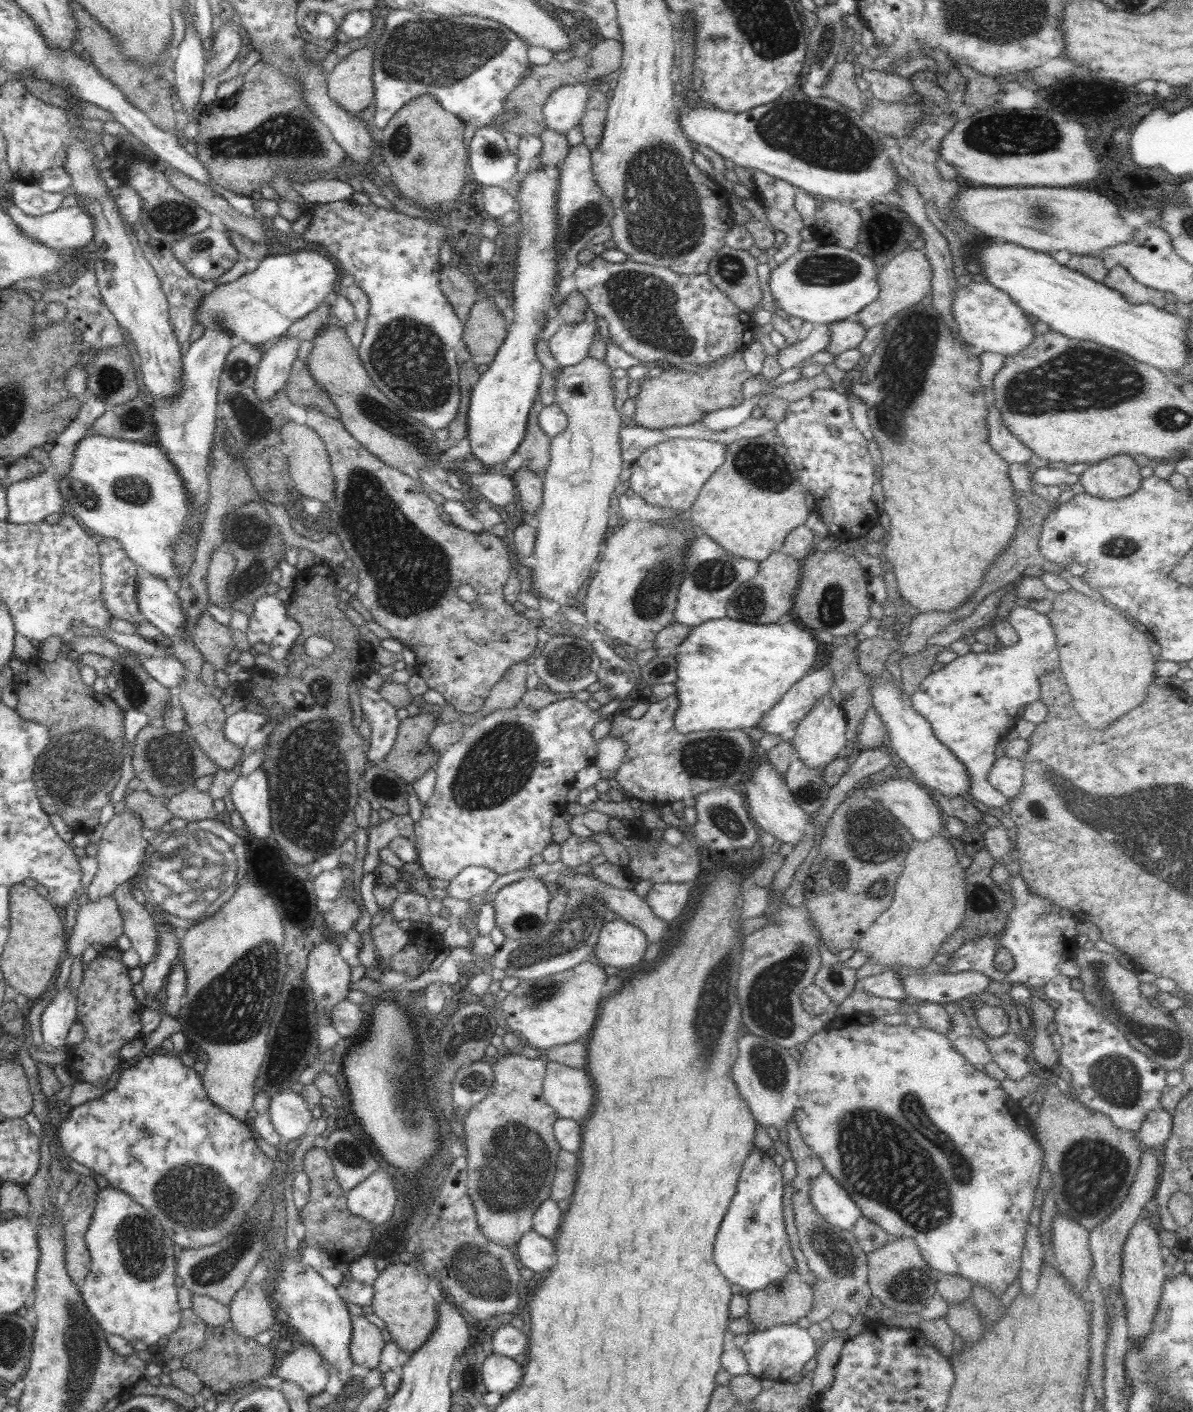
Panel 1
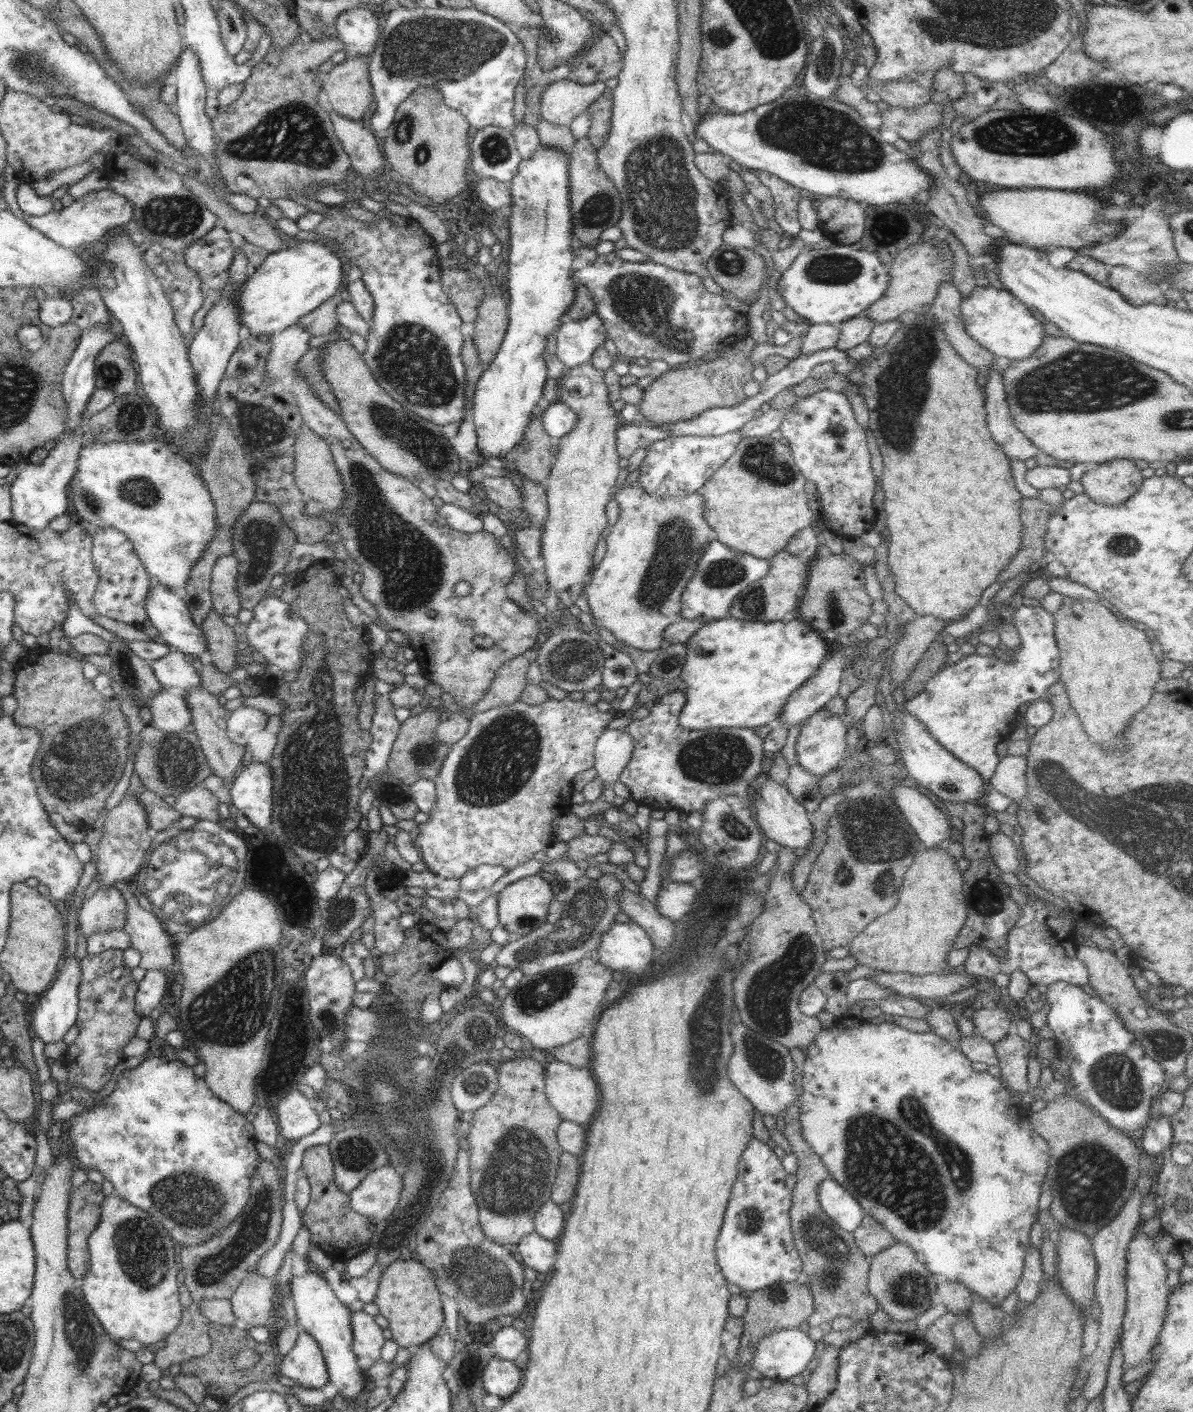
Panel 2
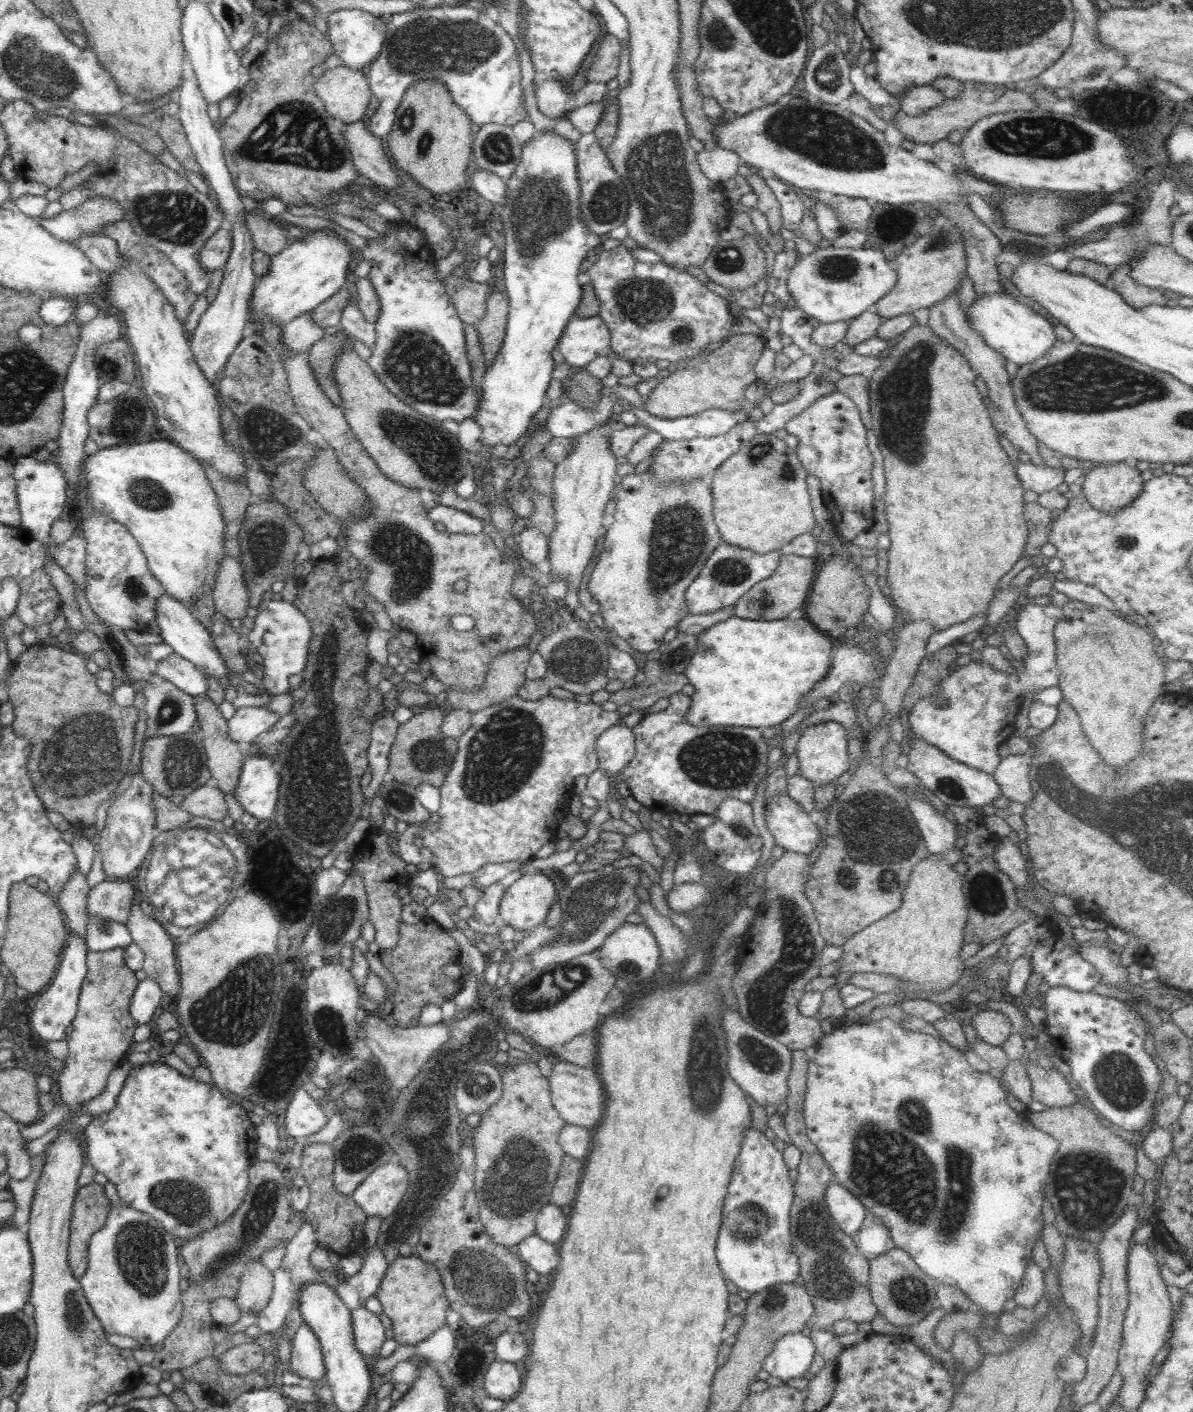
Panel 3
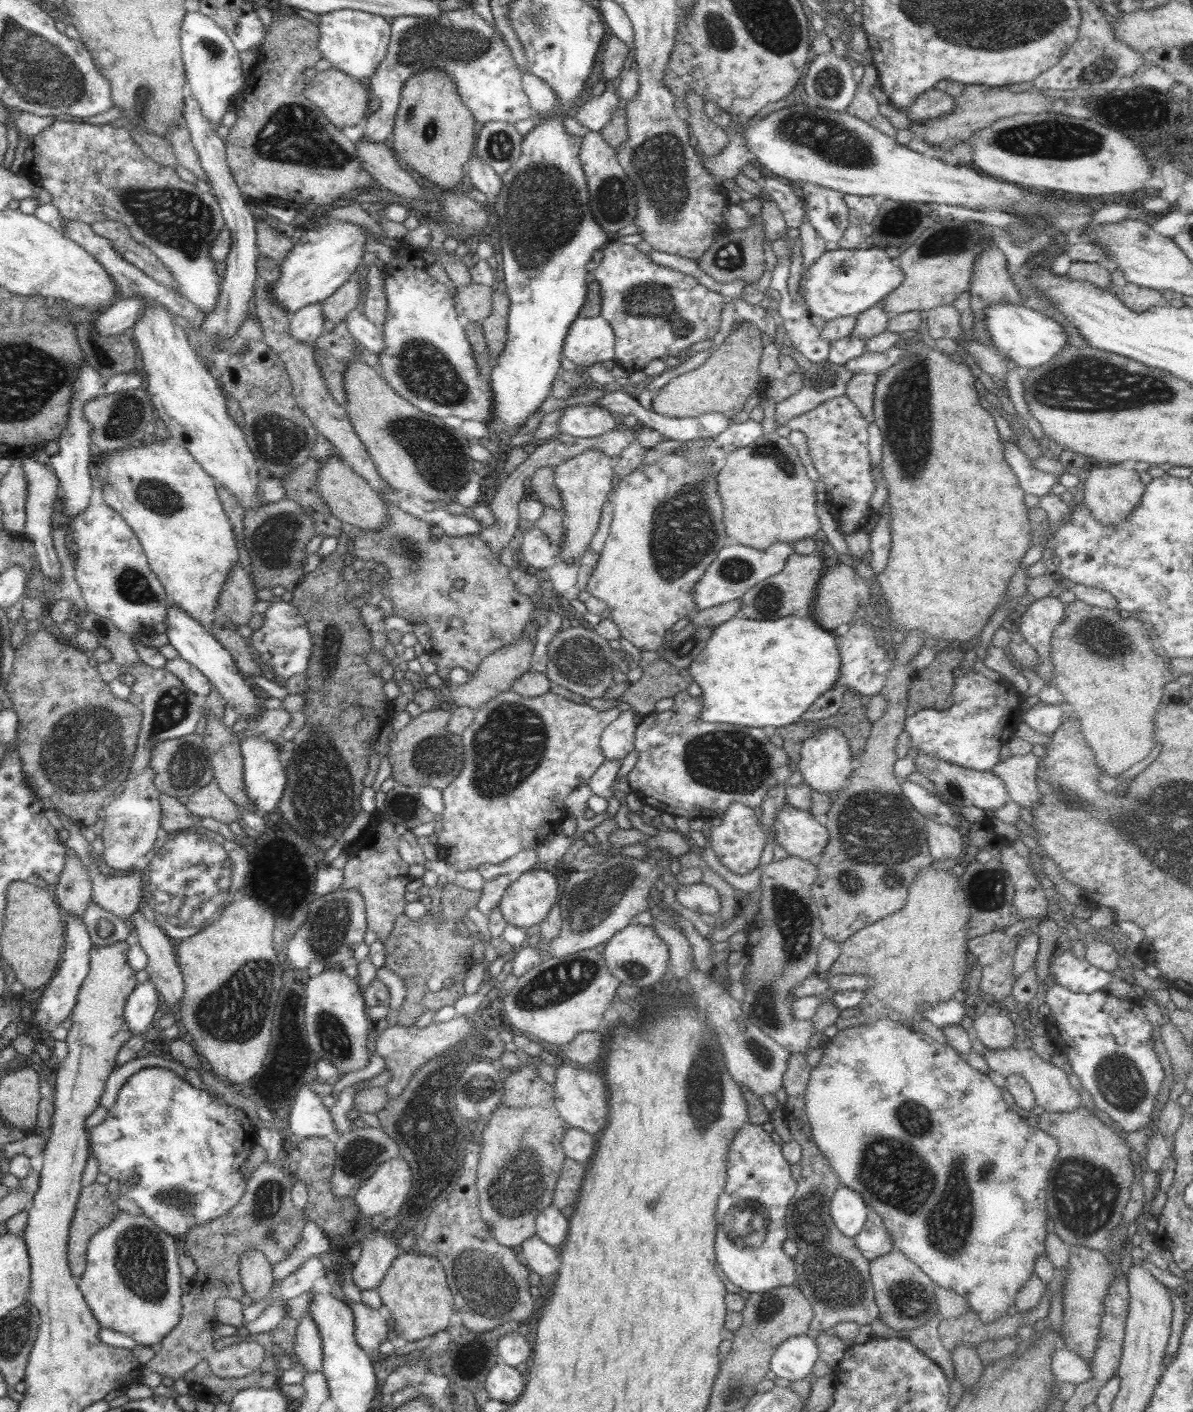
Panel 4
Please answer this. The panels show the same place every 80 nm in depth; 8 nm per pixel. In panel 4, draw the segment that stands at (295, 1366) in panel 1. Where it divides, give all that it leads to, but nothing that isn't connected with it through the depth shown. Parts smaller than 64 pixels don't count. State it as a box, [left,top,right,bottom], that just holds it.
[294,1312,323,1373]

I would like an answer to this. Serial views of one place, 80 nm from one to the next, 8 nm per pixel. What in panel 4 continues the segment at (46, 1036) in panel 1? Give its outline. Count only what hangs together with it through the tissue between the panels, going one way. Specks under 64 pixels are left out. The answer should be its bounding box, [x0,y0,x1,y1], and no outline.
[30,915,93,1040]

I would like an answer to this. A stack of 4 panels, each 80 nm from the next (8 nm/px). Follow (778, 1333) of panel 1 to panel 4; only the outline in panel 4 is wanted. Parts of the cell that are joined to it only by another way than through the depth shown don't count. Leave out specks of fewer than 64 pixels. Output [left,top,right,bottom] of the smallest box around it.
[769,1334,819,1382]

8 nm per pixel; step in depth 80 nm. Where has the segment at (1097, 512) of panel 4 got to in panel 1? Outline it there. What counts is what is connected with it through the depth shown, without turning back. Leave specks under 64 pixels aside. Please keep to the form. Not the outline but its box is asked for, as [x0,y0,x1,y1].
[1079,454,1142,500]

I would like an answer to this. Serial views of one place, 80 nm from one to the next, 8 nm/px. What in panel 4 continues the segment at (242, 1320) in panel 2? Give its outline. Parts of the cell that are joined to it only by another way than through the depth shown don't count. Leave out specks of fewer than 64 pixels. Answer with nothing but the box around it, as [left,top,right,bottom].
[240,1250,273,1303]

